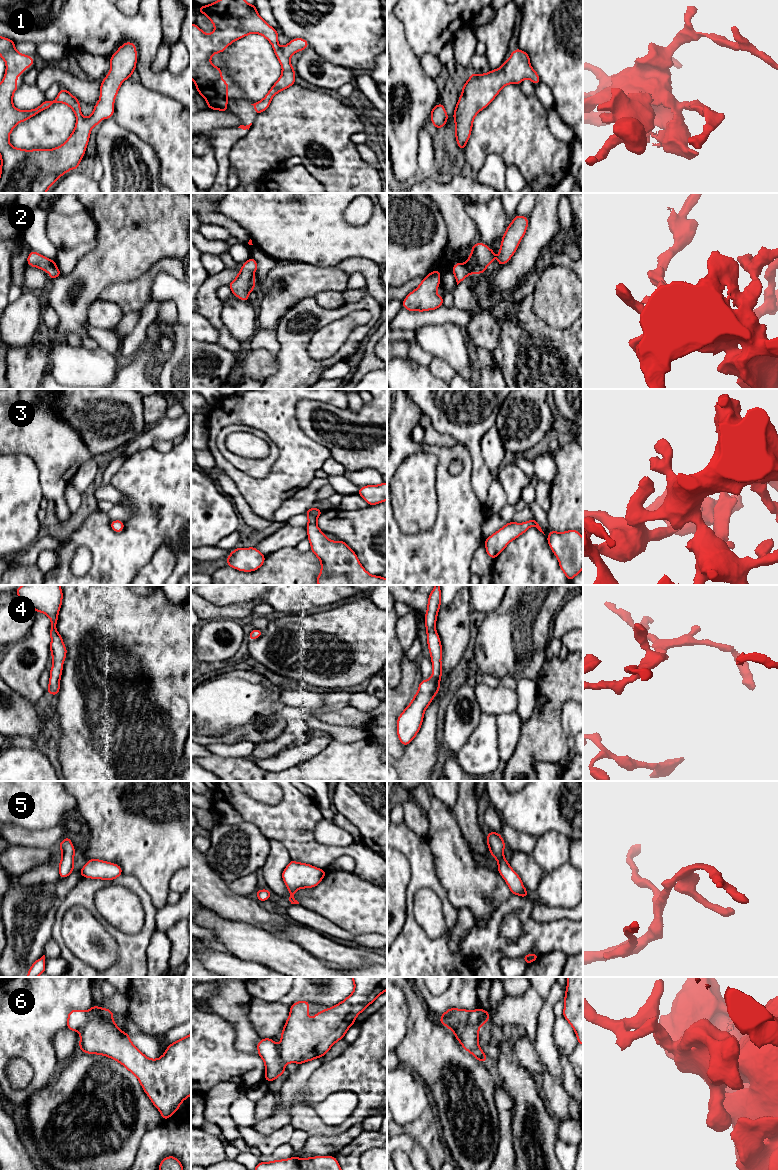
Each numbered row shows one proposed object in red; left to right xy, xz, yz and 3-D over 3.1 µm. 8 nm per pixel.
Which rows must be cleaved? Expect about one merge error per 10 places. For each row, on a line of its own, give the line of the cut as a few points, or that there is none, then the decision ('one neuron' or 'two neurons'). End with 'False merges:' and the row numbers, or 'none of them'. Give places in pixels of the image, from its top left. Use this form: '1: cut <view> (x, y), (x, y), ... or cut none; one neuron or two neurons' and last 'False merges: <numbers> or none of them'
1: cut none; one neuron
2: cut none; one neuron
3: cut none; one neuron
4: cut none; one neuron
5: cut none; one neuron
6: cut xy (88, 1011), (88, 1020), (80, 1032); two neurons
False merges: 6

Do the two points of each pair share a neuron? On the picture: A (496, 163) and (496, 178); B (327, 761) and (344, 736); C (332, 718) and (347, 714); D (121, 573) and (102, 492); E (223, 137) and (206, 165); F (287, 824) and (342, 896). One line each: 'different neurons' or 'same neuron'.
A: same neuron
B: different neurons
C: same neuron
D: different neurons
E: different neurons
F: different neurons

